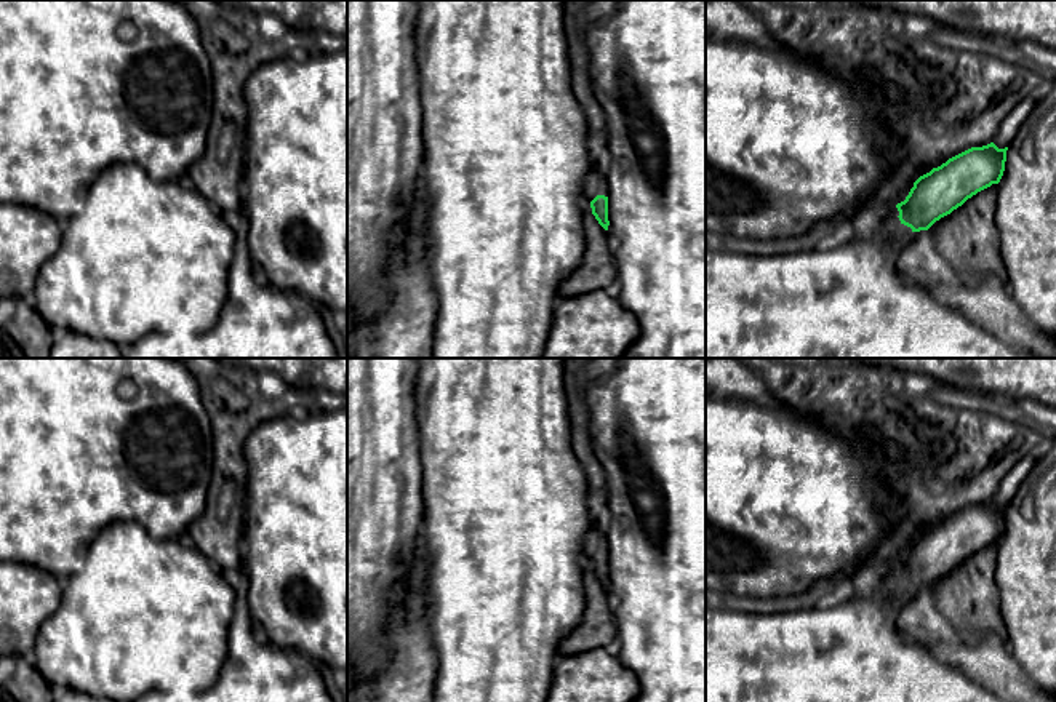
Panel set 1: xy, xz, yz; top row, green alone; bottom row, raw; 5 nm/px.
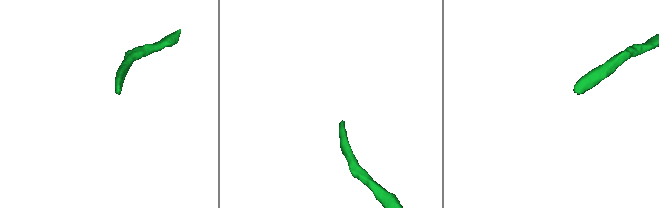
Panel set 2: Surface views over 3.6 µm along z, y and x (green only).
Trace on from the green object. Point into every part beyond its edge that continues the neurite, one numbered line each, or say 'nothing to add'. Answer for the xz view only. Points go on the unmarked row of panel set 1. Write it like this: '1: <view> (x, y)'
1: xz (596, 541)

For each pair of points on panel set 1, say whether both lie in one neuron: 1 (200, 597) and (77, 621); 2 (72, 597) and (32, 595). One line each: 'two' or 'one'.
1: one
2: two

